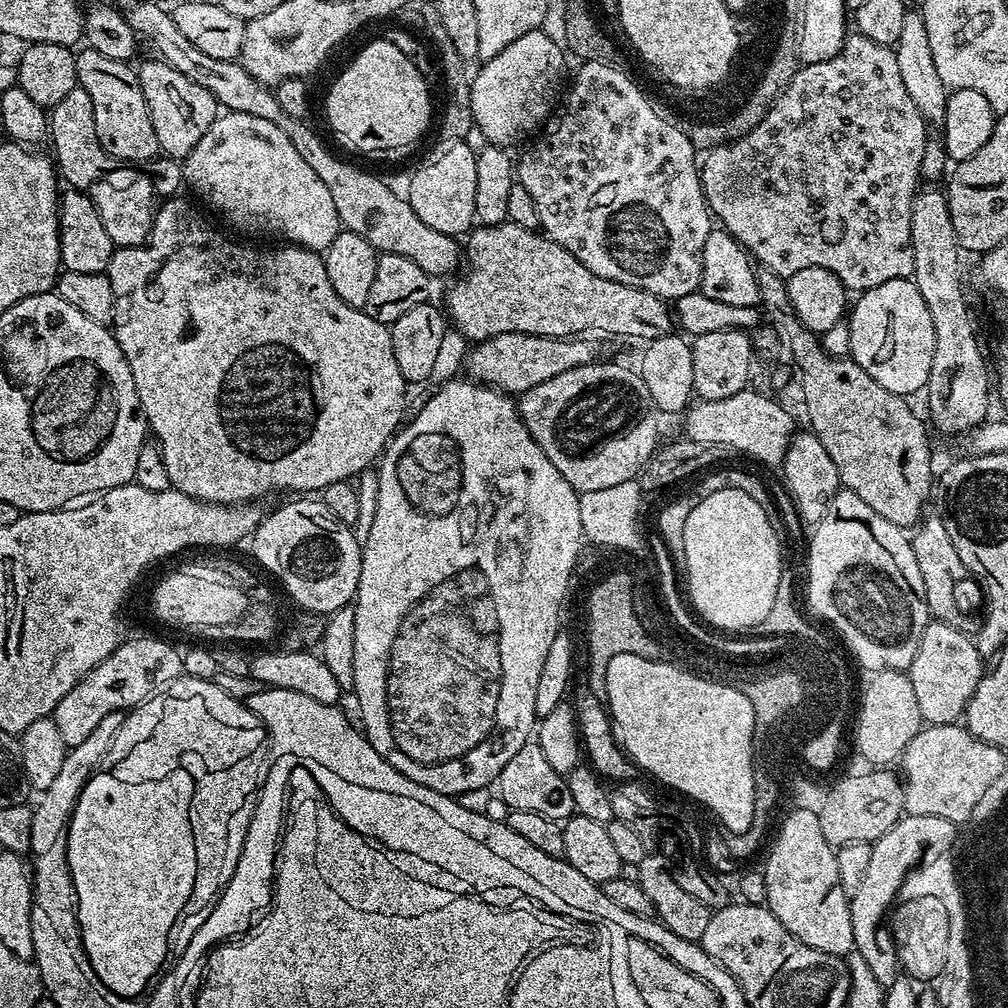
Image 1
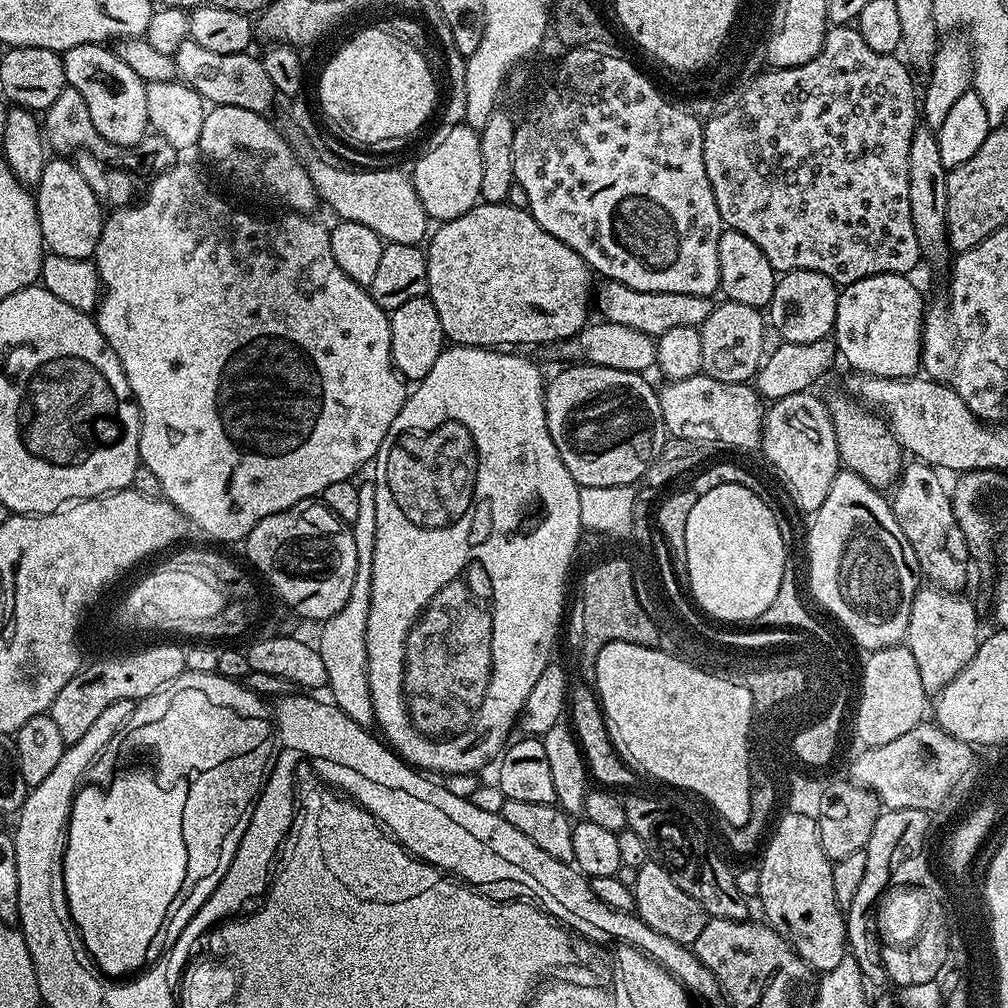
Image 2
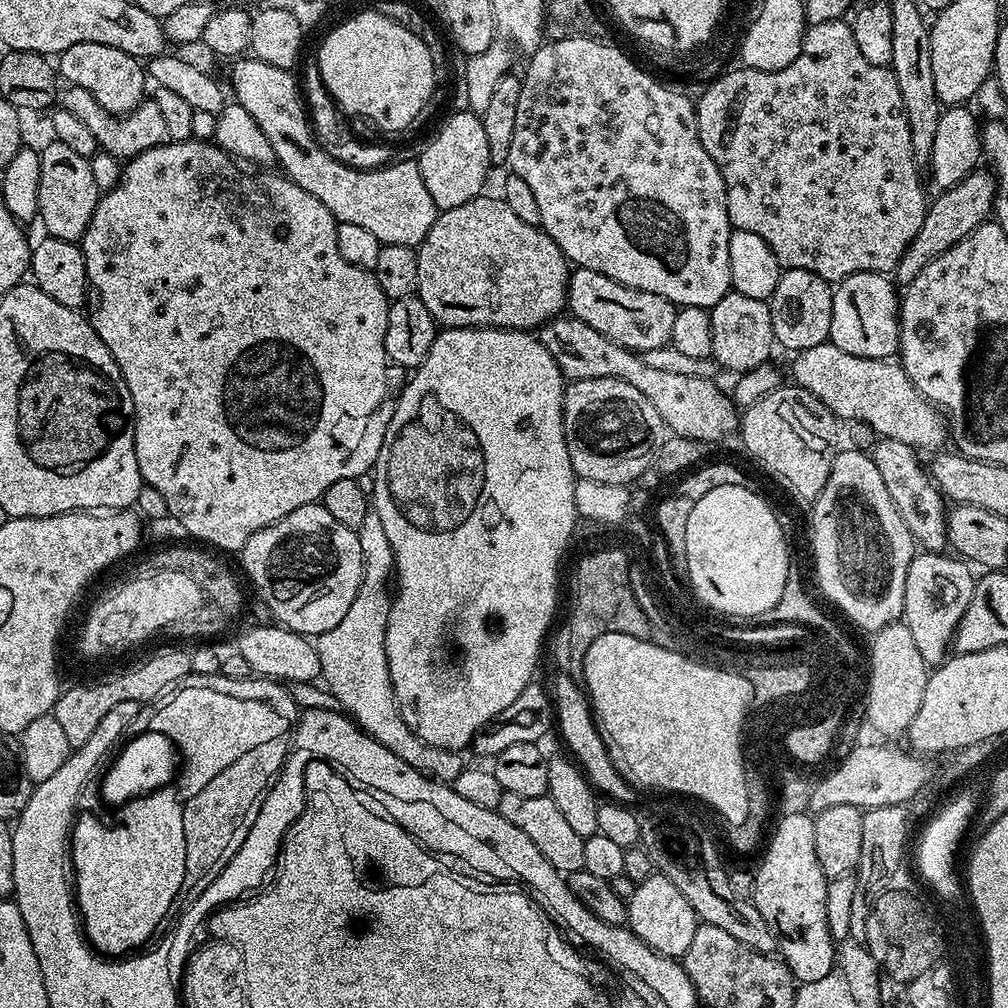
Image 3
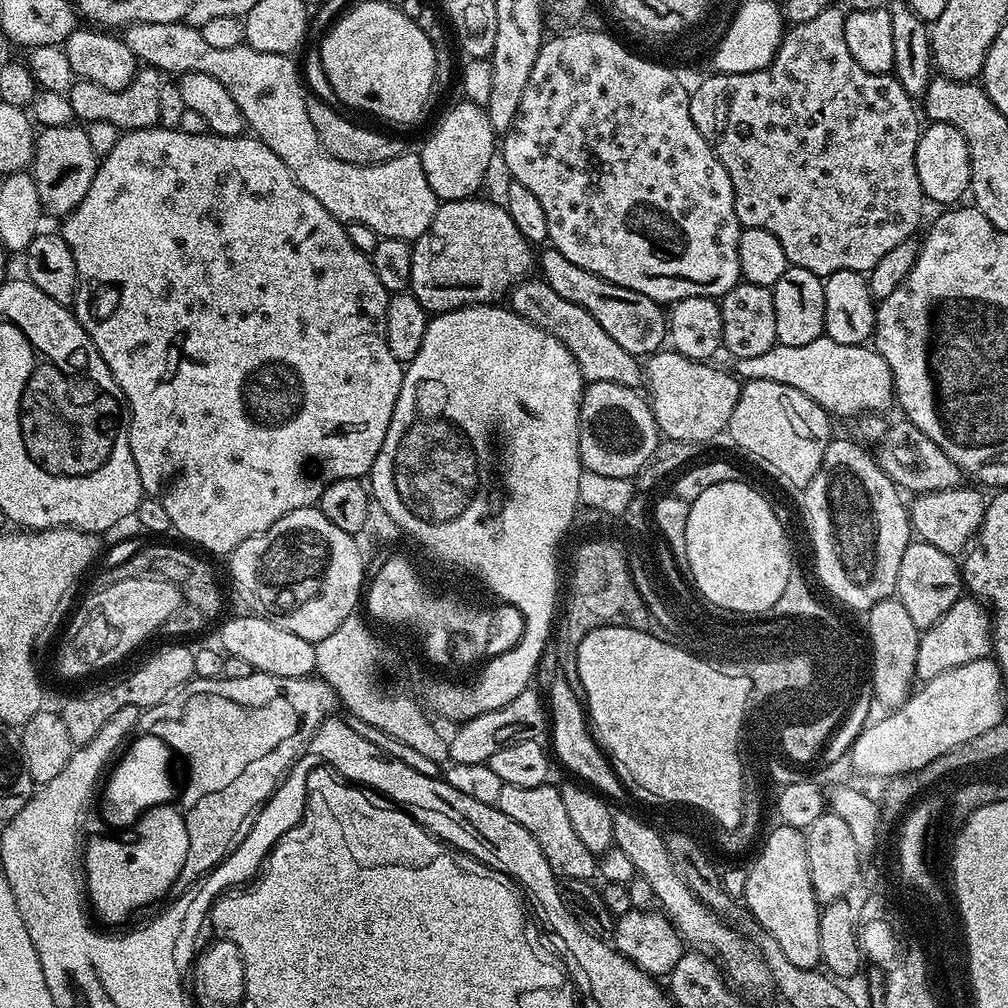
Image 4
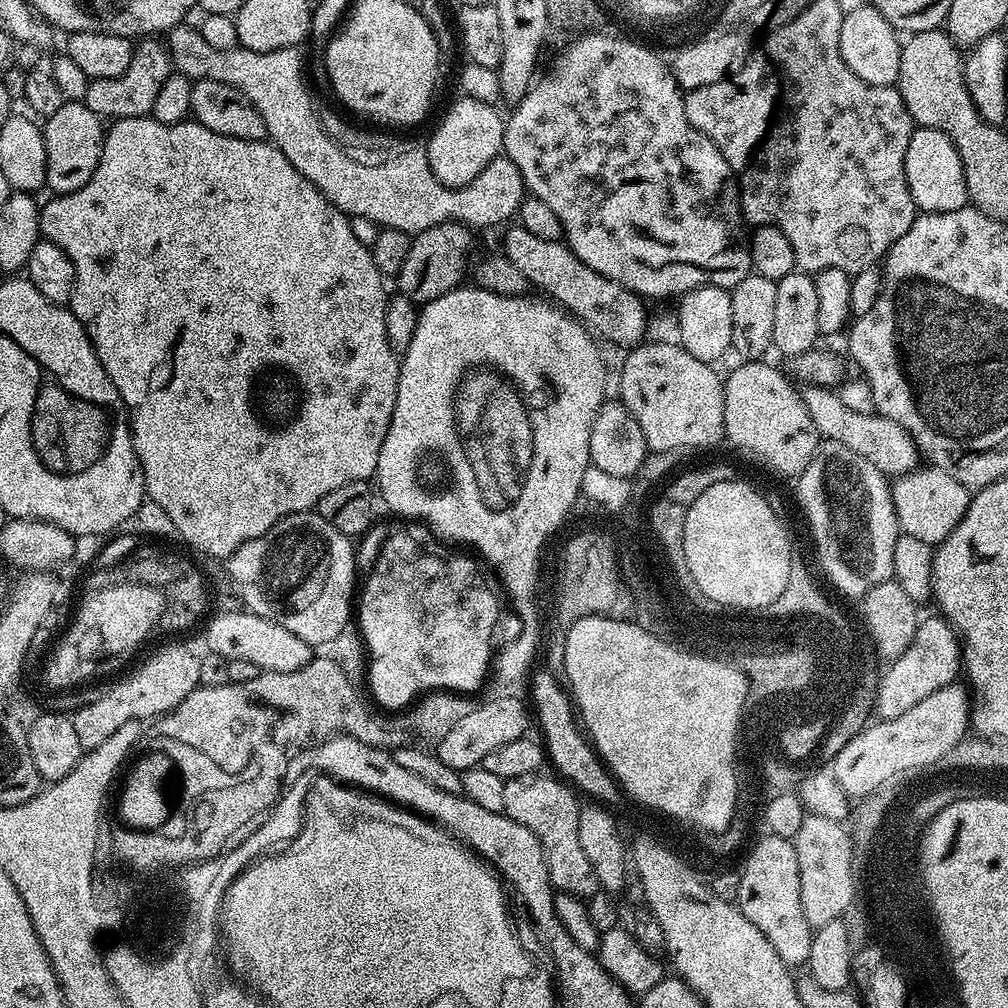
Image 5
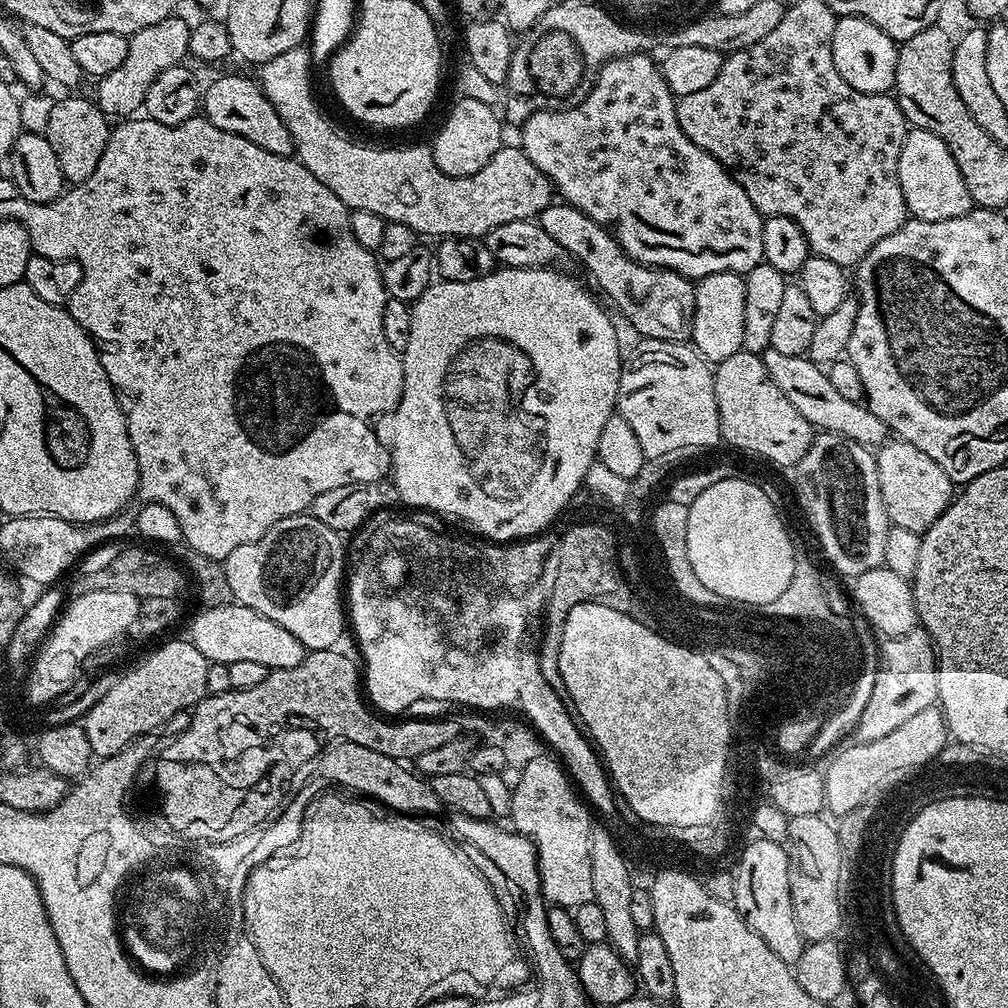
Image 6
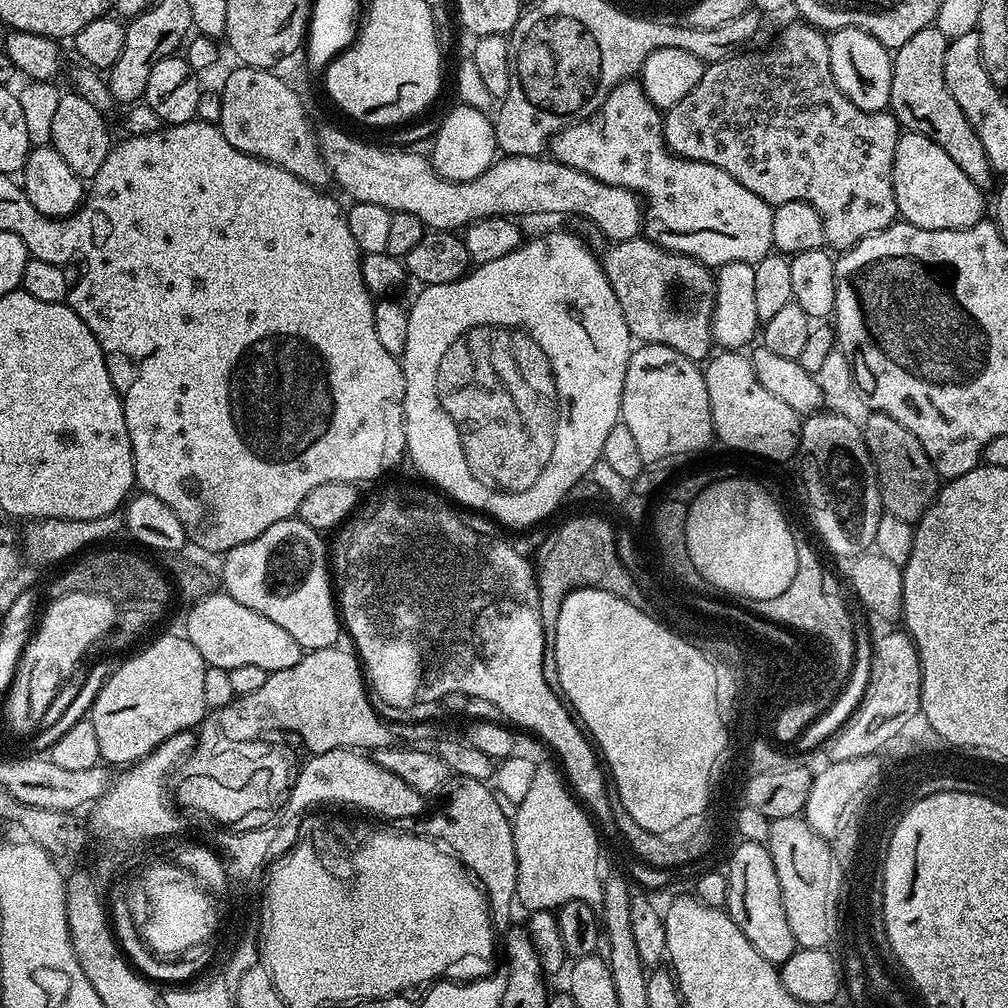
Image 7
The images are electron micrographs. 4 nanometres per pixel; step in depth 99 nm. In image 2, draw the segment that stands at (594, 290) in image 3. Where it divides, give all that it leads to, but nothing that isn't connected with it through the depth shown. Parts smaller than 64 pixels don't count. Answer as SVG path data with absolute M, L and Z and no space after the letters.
M605 279L604 285L594 292L594 308L600 311L600 320L616 322L618 326L630 326L634 330L642 330L642 334L658 338L666 334L666 330L674 330L678 326L699 328L706 318L710 318L714 304L709 297L698 294L674 294L673 292L643 292L627 288L617 280Z

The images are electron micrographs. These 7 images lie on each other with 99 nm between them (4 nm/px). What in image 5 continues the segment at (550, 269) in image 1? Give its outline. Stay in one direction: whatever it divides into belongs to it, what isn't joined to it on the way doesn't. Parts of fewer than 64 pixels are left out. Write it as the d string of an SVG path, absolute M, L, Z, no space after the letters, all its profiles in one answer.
M445 222L425 232L412 236L410 255L406 257L398 277L399 295L409 296L417 306L430 303L443 292L450 292L465 283L464 243L470 235L469 229L459 222Z

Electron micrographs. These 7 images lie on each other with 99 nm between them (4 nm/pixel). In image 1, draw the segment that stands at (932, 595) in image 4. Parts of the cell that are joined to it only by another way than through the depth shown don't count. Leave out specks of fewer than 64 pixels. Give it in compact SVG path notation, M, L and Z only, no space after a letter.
M933 619L924 627L914 662L906 671L910 686L914 686L914 698L918 698L921 721L925 725L954 724L963 717L968 699L984 677L986 660L978 654L976 641L971 635Z

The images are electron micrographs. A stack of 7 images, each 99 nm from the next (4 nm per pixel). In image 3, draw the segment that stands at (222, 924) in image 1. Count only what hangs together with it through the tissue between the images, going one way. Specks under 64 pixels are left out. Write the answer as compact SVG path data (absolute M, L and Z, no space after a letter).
M297 747L285 757L282 768L261 799L254 822L250 826L242 846L236 851L234 858L230 858L226 862L226 866L211 877L212 885L207 885L203 889L204 900L200 900L200 916L203 916L205 920L213 912L243 901L249 894L259 893L269 883L280 859L284 836L304 809L305 770L309 762L314 759L315 756L311 754L310 750L302 750Z

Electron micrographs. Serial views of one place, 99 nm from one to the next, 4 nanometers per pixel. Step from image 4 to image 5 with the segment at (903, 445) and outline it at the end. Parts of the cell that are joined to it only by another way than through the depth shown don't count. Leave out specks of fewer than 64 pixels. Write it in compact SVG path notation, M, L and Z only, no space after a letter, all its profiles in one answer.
M828 386L805 387L802 395L806 410L810 410L810 418L824 440L842 442L842 446L866 458L866 462L870 462L870 466L884 473L885 477L899 478L907 475L908 472L916 471L918 467L917 446L912 440L912 435L902 426L898 426L898 422L879 414L858 414L850 410L842 402L839 391Z

